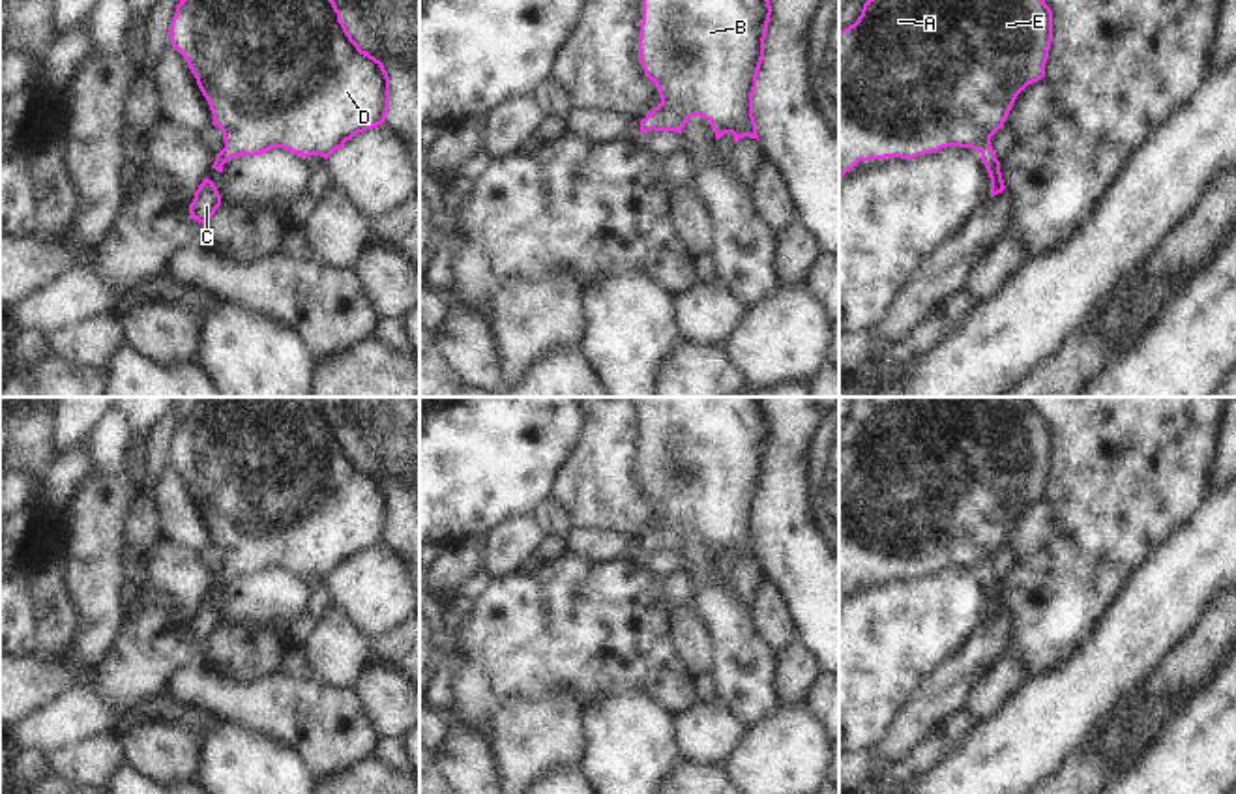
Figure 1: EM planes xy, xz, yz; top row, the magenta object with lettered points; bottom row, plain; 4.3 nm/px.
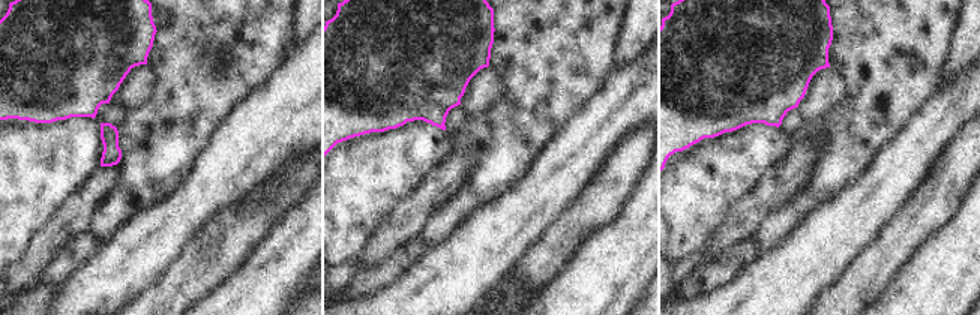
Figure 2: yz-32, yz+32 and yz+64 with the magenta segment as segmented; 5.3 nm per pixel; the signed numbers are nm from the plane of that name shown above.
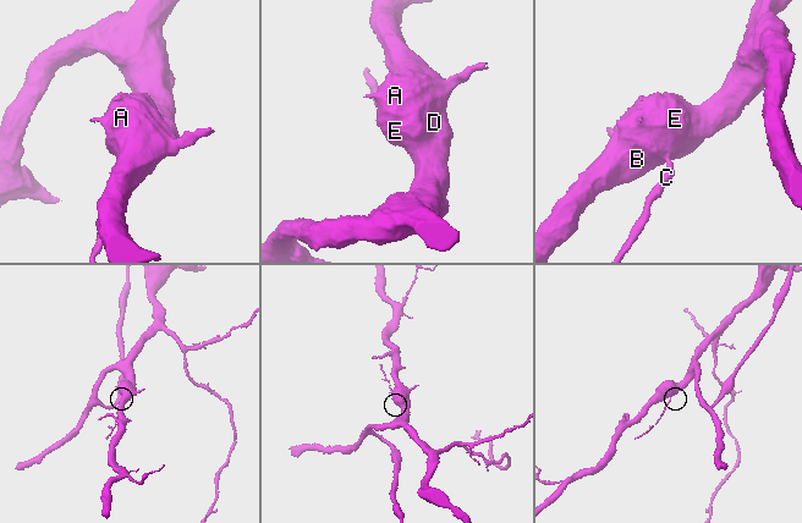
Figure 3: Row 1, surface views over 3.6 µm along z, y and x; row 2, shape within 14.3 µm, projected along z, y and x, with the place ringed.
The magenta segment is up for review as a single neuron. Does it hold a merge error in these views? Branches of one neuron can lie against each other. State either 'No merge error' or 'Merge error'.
No merge error

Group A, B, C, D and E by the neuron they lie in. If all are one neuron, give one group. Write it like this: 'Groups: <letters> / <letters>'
Groups: A B C D E

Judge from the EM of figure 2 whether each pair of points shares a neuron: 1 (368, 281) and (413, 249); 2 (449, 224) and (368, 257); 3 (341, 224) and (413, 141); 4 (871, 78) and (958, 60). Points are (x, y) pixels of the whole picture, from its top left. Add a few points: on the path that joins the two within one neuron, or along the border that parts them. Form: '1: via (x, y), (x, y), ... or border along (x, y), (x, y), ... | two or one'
1: via (378, 279), (402, 260) | one
2: border along (443, 204), (431, 215), (419, 234) | two
3: via (351, 203), (392, 162) | one
4: border along (958, 29), (952, 38), (952, 51), (944, 75) | two

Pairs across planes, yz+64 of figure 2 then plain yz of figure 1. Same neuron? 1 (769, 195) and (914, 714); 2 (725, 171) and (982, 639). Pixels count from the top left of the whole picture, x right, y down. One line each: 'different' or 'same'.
1: same
2: different

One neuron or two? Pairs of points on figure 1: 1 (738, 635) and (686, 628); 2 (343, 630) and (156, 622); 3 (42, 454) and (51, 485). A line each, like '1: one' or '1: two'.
1: two
2: two
3: two

